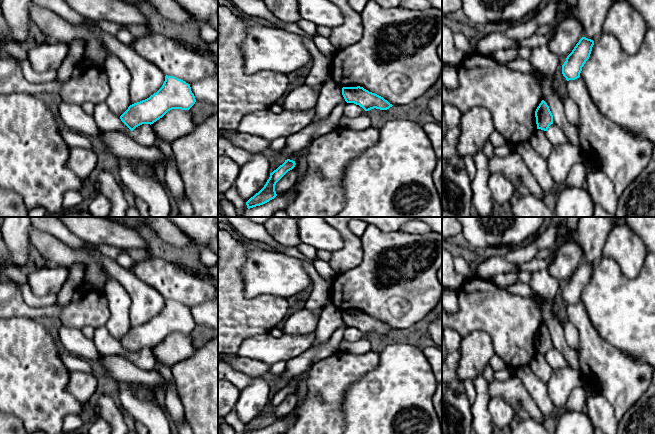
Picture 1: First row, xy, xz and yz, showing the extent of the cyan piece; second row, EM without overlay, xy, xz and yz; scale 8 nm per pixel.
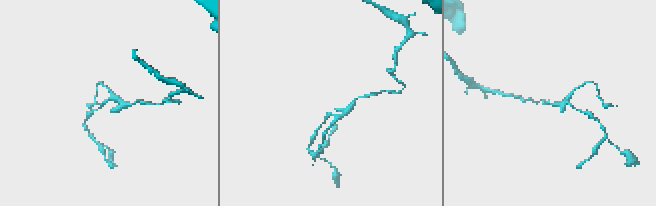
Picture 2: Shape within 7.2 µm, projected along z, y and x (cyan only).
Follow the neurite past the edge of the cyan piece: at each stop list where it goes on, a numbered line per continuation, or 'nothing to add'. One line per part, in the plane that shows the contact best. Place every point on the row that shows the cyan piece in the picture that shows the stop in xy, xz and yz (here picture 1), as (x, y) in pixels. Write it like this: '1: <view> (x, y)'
nothing to add

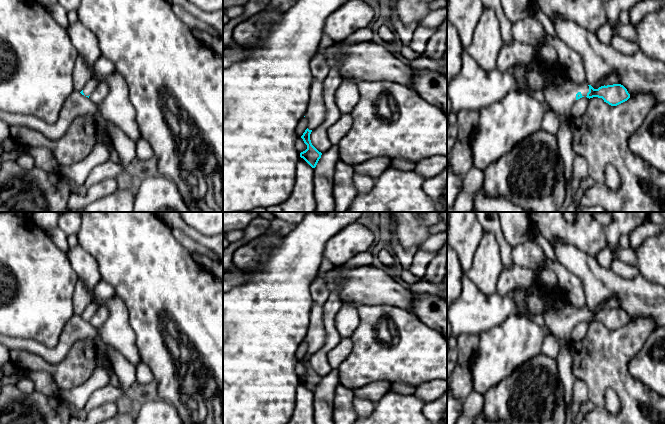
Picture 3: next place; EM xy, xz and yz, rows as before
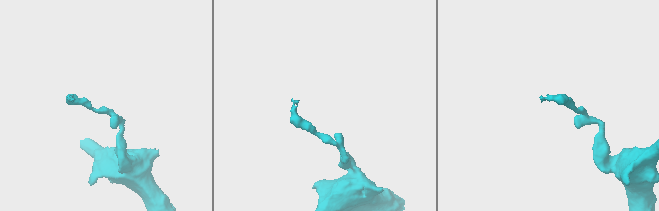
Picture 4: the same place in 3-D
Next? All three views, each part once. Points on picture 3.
1: yz (561, 97)

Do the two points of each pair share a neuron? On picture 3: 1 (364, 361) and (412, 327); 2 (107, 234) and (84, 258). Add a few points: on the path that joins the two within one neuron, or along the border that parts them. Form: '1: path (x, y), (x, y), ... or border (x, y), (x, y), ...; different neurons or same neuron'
1: path (378, 360), (386, 360), (405, 341); same neuron
2: border (79, 244), (96, 261), (100, 273); different neurons

